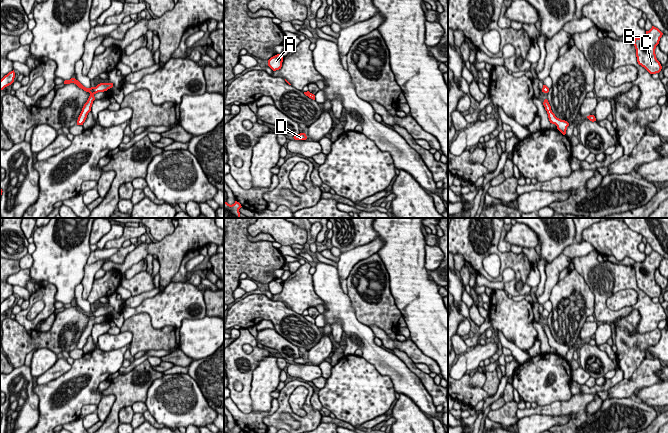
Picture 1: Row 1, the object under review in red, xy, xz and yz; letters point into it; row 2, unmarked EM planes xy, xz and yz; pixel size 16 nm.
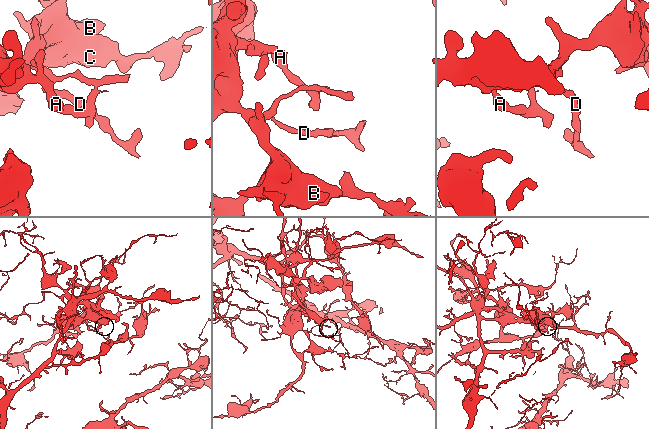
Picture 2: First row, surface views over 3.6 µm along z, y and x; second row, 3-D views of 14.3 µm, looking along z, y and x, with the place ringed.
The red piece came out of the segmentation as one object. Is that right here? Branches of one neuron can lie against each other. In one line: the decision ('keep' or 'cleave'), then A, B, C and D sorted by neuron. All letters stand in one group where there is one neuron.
cleave | A / B C D

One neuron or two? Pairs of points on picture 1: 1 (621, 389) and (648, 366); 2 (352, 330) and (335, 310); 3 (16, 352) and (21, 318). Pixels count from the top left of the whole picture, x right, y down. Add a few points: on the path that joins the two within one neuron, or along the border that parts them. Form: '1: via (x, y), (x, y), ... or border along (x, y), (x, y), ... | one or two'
1: via (628, 386), (642, 373) | one
2: via (350, 325), (340, 315) | one
3: border along (14, 319), (27, 330) | two

